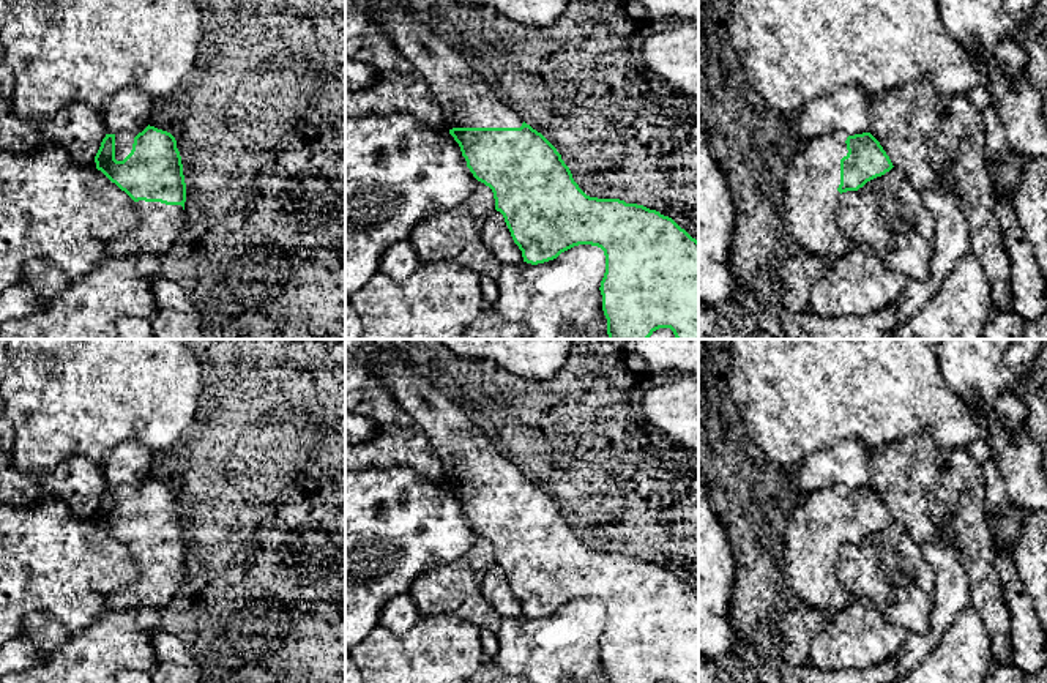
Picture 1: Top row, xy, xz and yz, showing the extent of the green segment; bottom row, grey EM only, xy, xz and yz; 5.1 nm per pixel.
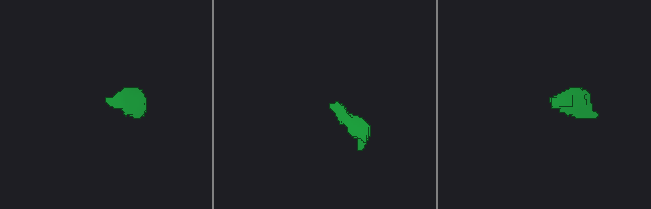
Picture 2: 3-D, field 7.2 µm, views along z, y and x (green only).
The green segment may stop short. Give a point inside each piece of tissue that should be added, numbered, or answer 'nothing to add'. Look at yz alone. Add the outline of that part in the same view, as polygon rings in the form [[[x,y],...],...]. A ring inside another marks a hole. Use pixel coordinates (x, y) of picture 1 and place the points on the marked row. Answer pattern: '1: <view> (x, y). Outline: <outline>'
1: yz (812, 175). Outline: [[[848,134],[820,136],[787,162],[784,175],[784,230],[807,254],[842,257],[855,243],[837,227],[840,159],[847,156]]]

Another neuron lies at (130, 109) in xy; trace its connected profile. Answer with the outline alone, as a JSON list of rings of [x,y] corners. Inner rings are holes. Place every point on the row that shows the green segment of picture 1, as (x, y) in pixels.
[[[137,87],[117,91],[101,112],[106,134],[129,132],[137,136],[142,132],[148,126],[153,101],[148,93]]]

